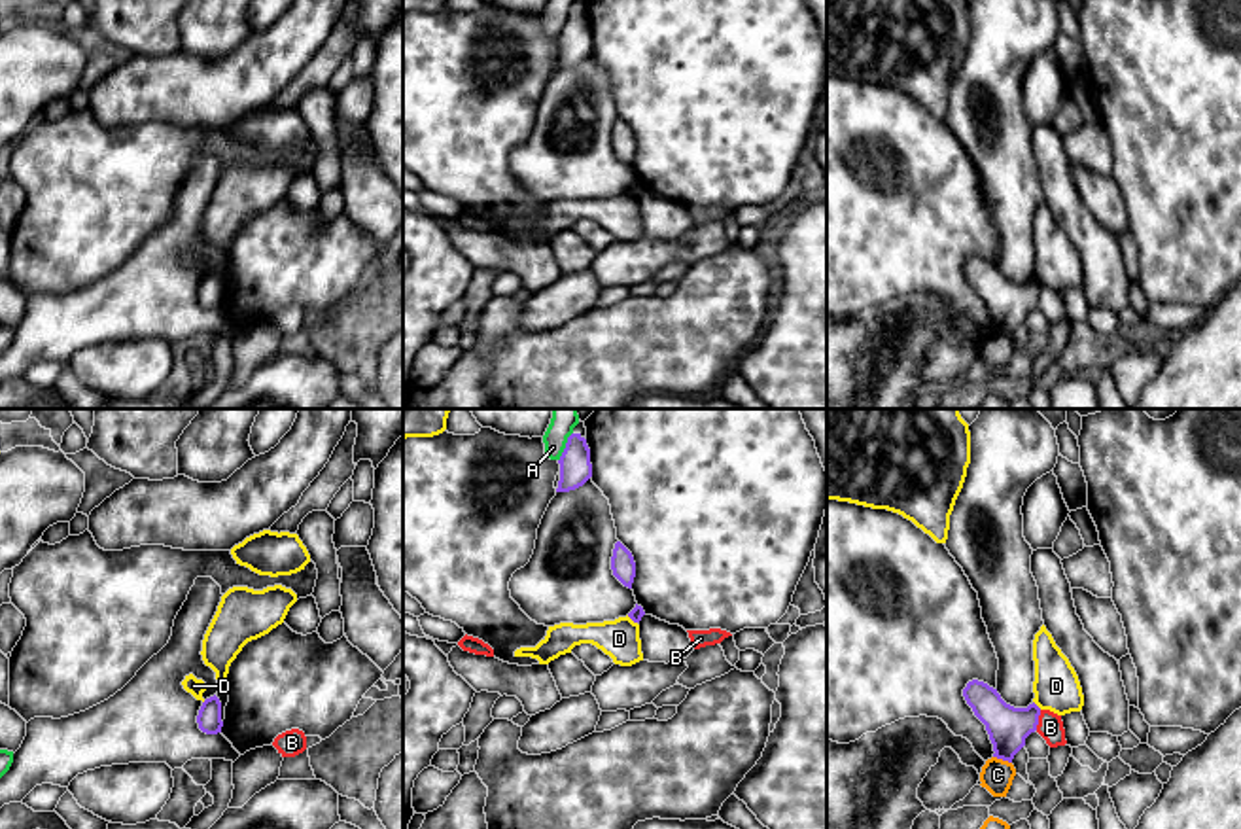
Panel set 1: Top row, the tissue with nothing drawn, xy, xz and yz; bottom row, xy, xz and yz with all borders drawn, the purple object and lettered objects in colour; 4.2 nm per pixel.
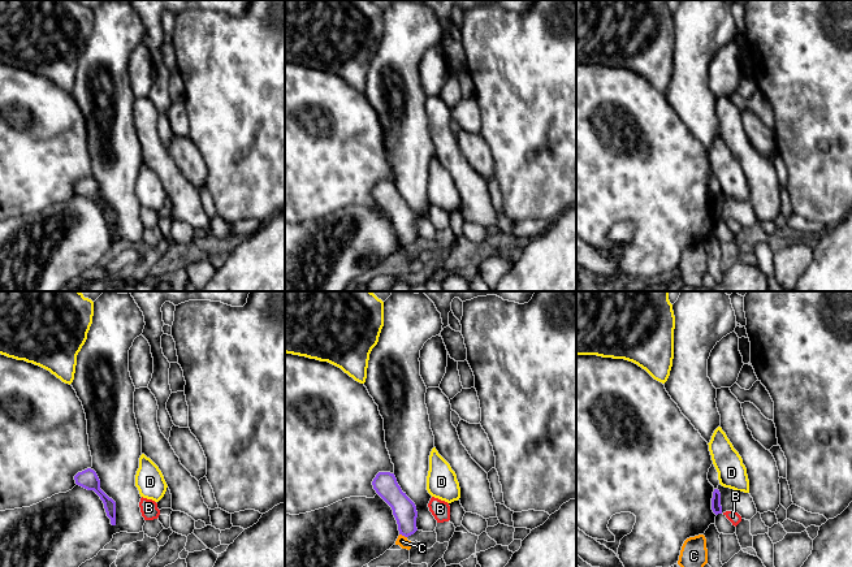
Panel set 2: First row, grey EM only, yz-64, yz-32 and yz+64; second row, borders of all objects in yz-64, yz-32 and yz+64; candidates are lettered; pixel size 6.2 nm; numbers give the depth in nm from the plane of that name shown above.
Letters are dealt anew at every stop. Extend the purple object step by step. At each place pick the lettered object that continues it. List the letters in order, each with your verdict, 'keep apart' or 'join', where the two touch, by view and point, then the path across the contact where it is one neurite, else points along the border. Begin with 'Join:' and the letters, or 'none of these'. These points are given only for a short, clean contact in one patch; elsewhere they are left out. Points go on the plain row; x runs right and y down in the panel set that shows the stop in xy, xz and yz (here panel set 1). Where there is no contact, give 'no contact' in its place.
Join: none of these
A: keep apart | xz (566, 23) | along xz (572, 8), (559, 36)
B: keep apart | yz (1037, 296) | along yz (1041, 286), (1035, 305)
C: keep apart | yz (1003, 335) | along yz (994, 332), (1011, 339)
D: keep apart | yz (1035, 281) | along yz (1033, 277), (1041, 284)

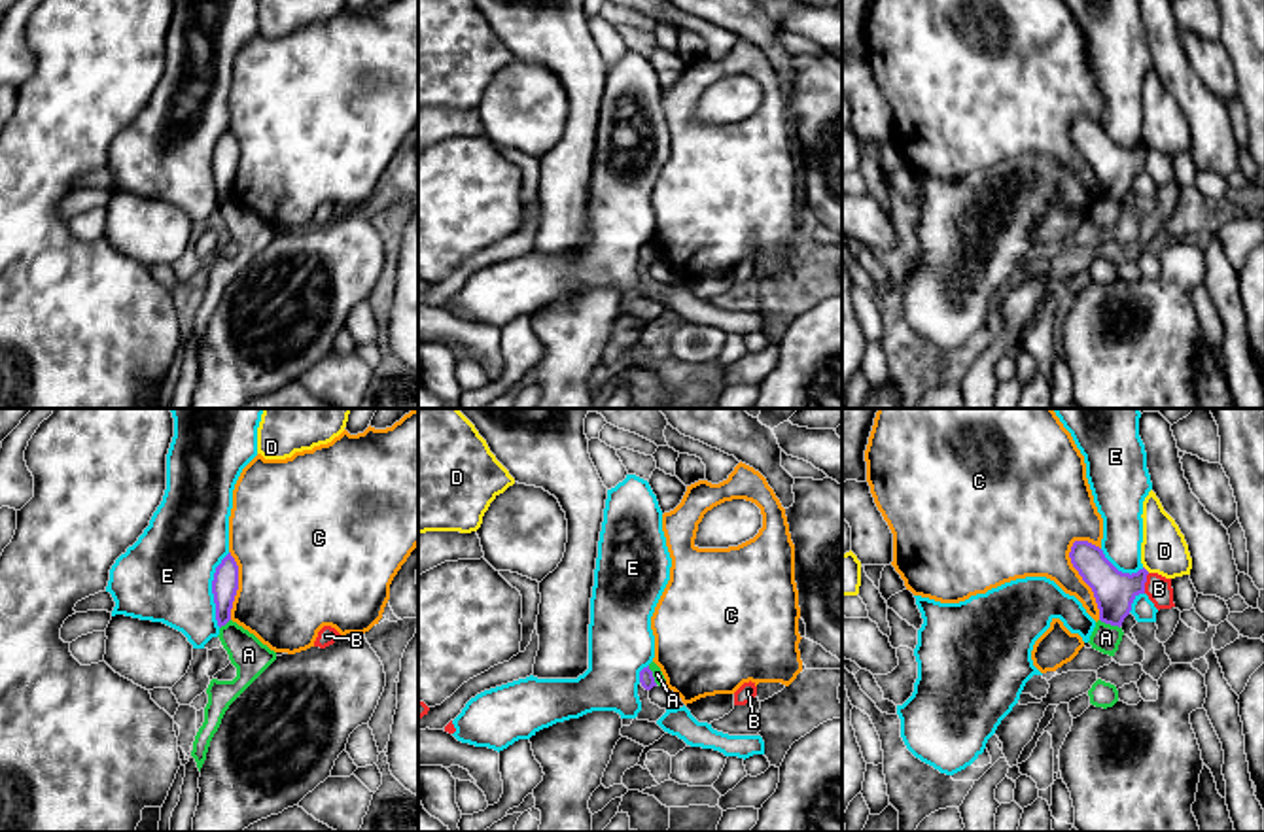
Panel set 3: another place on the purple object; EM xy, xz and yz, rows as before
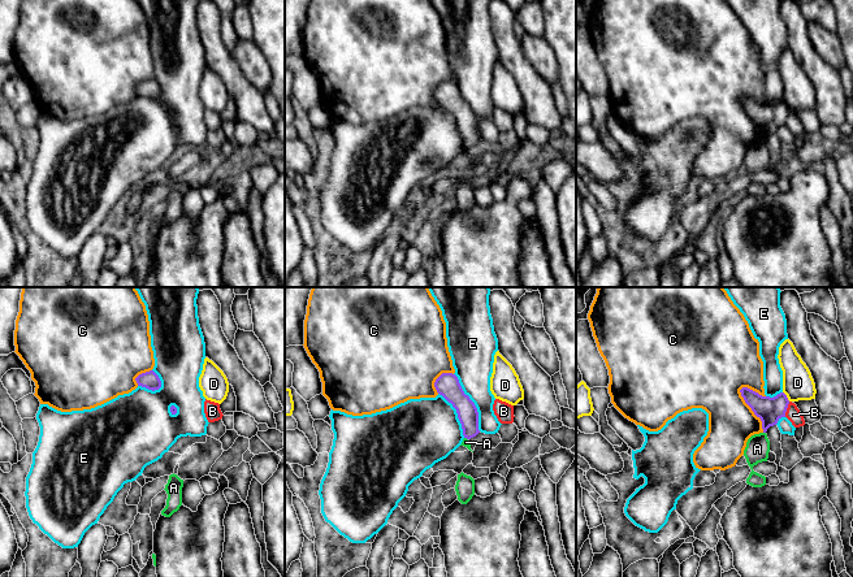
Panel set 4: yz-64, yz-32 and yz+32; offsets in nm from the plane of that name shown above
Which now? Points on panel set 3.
Join: none of these
A: keep apart | yz (1109, 199) | along yz (1100, 195), (1119, 205)
B: keep apart | yz (1145, 157) | along yz (1149, 150), (1143, 169)
C: keep apart | yz (1083, 156)
D: keep apart | yz (1145, 146) | along yz (1143, 142), (1149, 148)
E: keep apart | xy (212, 167)

